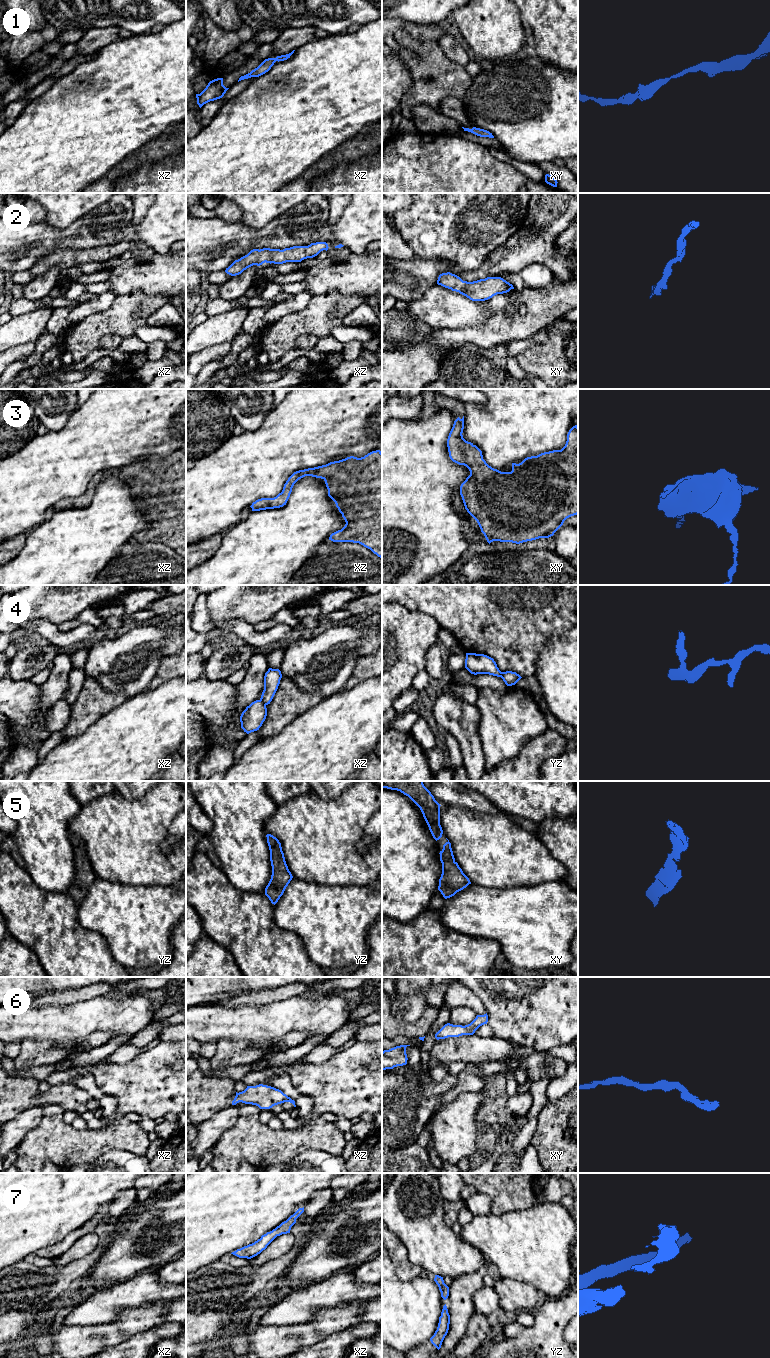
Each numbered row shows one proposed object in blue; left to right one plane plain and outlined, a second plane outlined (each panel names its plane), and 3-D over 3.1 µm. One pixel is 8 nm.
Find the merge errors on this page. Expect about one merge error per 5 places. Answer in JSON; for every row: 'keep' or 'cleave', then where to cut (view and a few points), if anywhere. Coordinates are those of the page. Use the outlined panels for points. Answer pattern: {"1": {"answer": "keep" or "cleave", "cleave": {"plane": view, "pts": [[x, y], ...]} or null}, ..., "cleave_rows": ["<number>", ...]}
{"1": {"answer": "keep", "cleave": null}, "2": {"answer": "keep", "cleave": null}, "3": {"answer": "keep", "cleave": null}, "4": {"answer": "cleave", "cleave": {"plane": "xz", "pts": [[260, 699], [266, 704]]}}, "5": {"answer": "keep", "cleave": null}, "6": {"answer": "keep", "cleave": null}, "7": {"answer": "keep", "cleave": null}, "cleave_rows": ["4"]}

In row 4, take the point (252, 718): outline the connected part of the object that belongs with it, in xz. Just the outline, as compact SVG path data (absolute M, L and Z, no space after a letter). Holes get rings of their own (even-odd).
M261 700L252 702L240 716L241 728L247 734L259 730L267 716L266 704Z

